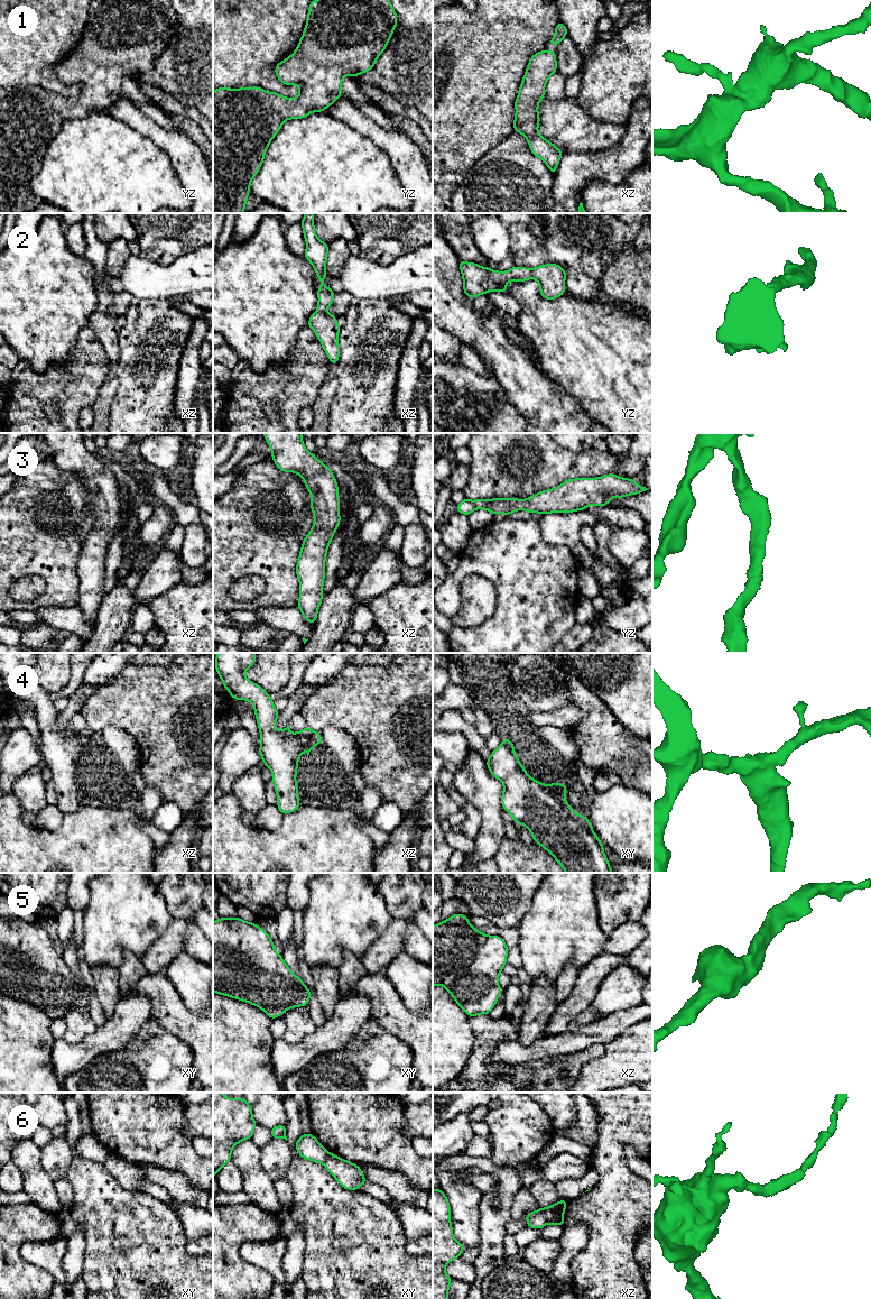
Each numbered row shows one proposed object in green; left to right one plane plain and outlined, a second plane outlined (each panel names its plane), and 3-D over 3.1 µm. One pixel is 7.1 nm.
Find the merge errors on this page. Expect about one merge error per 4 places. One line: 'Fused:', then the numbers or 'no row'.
Fused: 6

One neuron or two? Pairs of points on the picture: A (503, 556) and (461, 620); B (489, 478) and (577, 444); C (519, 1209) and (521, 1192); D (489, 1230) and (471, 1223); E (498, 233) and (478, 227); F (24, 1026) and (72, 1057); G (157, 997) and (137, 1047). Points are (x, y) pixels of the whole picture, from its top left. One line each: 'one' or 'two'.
A: two
B: two
C: one
D: two
E: one
F: two
G: two

